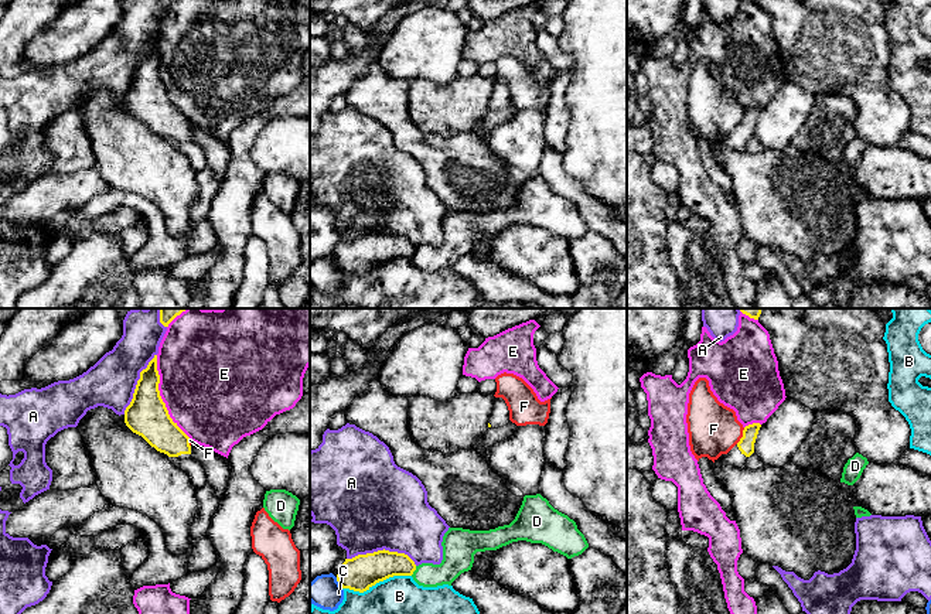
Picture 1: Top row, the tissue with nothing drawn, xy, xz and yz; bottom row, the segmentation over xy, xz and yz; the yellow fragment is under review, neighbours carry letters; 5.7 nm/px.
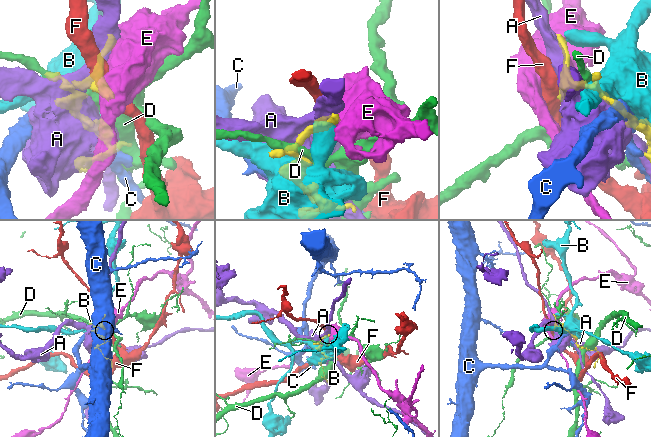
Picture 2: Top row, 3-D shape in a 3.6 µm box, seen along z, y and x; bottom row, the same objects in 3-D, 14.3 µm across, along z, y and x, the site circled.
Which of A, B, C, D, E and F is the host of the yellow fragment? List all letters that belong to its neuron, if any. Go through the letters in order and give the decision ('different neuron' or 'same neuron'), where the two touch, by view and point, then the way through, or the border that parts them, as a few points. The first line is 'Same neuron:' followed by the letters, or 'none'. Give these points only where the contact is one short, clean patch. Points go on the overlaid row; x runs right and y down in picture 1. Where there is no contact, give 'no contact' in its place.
Same neuron: none
A: different neuron; meets yellow in xz at (382, 551)
B: different neuron; meets yellow in xz at (377, 582)
C: different neuron; meets yellow in xz at (338, 582)
D: different neuron; meets yellow in xz at (415, 569)
E: different neuron; meets yellow in xy at (160, 398)
F: different neuron; meets yellow in yz at (743, 436); border along yz (744, 427), (743, 436), (736, 443)

